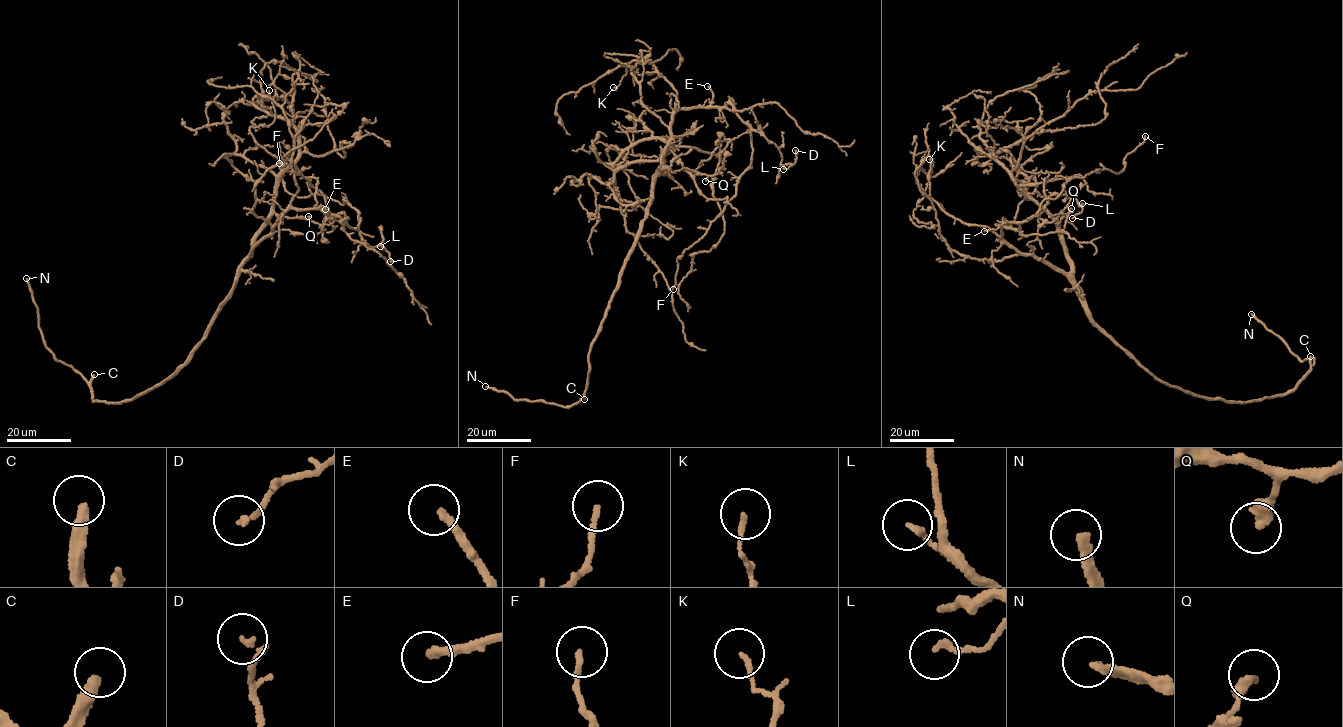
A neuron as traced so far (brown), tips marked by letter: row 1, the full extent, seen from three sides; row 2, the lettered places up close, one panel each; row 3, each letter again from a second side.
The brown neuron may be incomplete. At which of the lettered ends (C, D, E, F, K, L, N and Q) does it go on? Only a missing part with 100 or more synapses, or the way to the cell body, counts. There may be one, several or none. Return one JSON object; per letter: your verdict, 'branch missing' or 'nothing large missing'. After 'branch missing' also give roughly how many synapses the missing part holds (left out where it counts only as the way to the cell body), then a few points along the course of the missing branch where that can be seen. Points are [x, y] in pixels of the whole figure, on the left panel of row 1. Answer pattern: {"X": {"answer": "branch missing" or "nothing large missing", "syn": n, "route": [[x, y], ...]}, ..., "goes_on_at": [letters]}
{"C": {"answer": "branch missing", "syn": 450}, "D": {"answer": "nothing large missing"}, "E": {"answer": "nothing large missing"}, "F": {"answer": "nothing large missing"}, "K": {"answer": "nothing large missing"}, "L": {"answer": "nothing large missing"}, "N": {"answer": "branch missing", "syn": 300}, "Q": {"answer": "nothing large missing"}, "goes_on_at": ["C", "N"]}

